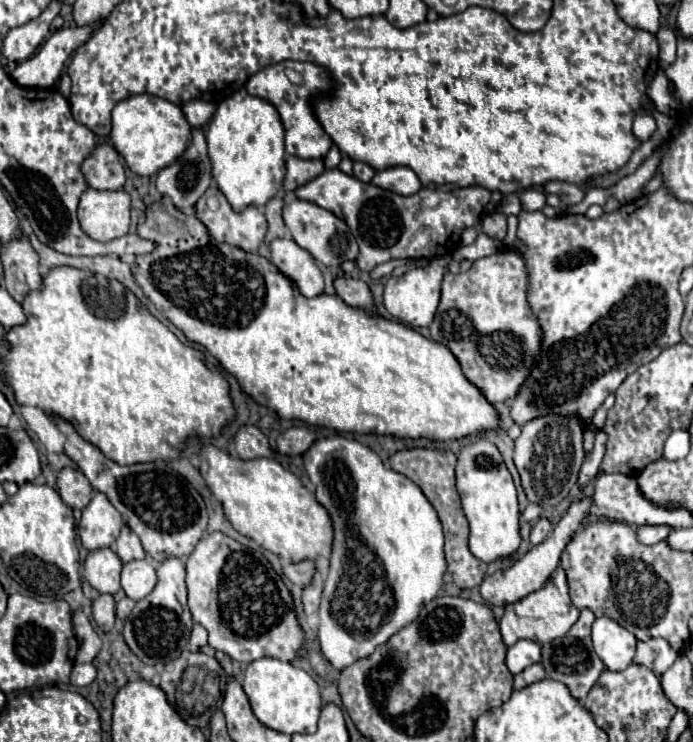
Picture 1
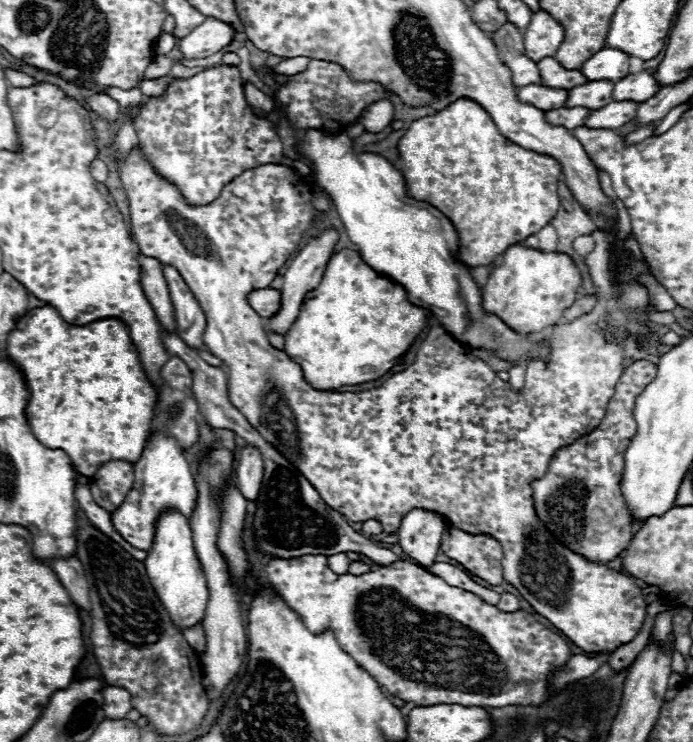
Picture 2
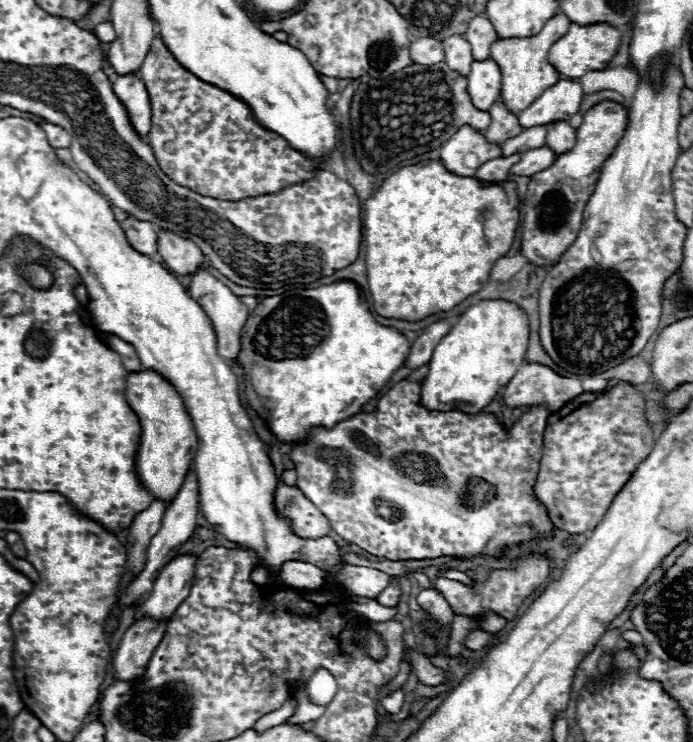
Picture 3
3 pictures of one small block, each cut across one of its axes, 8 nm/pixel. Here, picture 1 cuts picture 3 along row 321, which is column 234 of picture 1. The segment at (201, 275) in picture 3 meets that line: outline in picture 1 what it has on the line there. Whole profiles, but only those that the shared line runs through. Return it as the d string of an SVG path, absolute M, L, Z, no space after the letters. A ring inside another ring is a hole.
M212 184L204 194L202 198L194 204L194 214L196 218L208 228L208 234L212 240L216 242L226 242L226 244L232 244L232 246L238 246L246 252L254 252L262 240L264 240L264 234L266 234L266 218L262 214L260 208L256 206L246 206L242 212L236 212L232 210L232 206L228 204L228 200L224 198L224 194L218 190L216 184Z

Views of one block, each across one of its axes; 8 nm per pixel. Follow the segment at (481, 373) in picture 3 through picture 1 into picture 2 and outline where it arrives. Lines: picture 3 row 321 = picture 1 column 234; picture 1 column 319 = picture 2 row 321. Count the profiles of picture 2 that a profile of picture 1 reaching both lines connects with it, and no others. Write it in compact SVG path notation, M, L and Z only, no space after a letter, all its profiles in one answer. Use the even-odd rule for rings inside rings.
M514 244L504 252L502 266L492 270L484 286L482 306L490 314L496 314L506 326L512 326L518 334L542 332L544 328L558 324L564 310L576 300L580 284L580 272L568 254L546 254Z

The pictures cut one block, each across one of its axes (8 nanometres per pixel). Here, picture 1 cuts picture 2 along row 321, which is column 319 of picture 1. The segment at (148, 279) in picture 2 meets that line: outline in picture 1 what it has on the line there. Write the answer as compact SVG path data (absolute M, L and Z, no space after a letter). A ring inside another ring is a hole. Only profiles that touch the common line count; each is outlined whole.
M290 156L286 160L286 178L284 178L284 188L292 192L298 188L298 184L306 184L306 180L312 180L314 176L324 172L324 162L318 160L302 160L296 156Z

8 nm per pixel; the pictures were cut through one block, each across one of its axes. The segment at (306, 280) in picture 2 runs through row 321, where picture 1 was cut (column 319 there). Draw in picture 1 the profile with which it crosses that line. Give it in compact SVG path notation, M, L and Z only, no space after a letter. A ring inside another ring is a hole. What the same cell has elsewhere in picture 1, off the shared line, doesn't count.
M278 238L270 244L272 264L290 278L302 296L314 298L324 292L324 278L316 260L290 238Z

